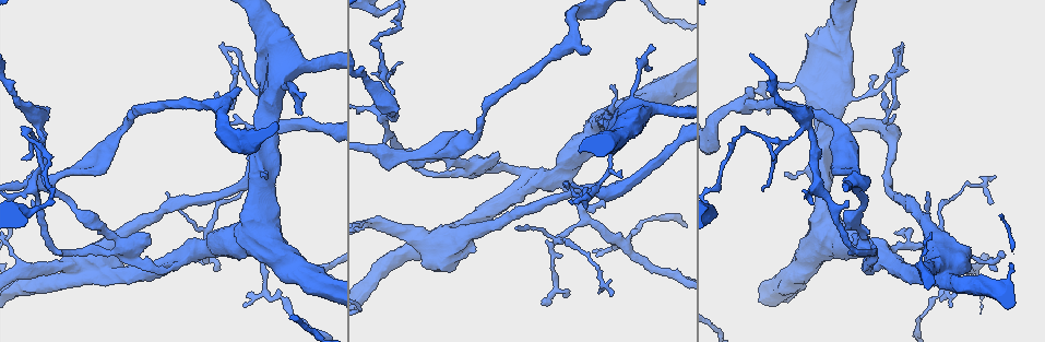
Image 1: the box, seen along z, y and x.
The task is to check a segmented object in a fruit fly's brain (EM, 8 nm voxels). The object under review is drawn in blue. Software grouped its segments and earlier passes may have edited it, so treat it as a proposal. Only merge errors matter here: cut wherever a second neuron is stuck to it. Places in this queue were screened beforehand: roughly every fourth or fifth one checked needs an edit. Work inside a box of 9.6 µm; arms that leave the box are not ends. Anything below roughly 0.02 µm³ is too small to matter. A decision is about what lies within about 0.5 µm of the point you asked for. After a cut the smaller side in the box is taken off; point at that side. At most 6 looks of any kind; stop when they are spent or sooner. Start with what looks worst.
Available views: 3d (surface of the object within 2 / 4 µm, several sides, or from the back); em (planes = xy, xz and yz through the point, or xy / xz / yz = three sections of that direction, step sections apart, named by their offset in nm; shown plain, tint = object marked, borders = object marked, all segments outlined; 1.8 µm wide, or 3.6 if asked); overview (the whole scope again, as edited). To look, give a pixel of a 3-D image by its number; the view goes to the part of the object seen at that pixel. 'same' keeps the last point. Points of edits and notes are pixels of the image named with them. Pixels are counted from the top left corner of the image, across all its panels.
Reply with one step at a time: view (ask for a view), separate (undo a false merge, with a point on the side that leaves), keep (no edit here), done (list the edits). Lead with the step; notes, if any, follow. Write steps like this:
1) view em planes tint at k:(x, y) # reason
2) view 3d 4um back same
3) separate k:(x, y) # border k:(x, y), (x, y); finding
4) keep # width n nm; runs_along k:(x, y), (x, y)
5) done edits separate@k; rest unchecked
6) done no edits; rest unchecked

view em planes tint at 1:(88, 264)

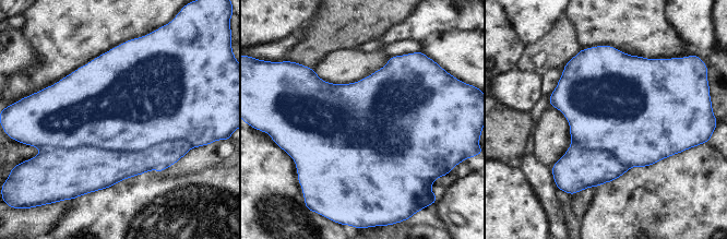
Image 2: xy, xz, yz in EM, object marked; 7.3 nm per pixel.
separate 2:(118, 118) # width 800 nm; two neurons meet here

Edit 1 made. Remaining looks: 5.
view overview

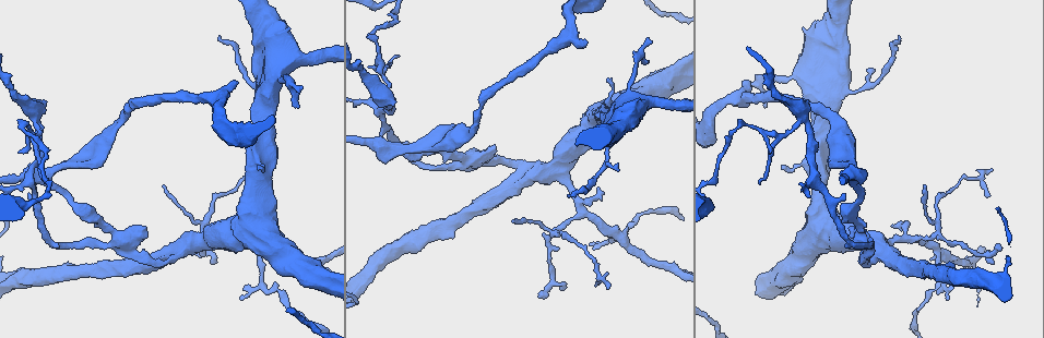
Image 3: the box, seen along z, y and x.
view 3d 4um back at 3:(474, 161) # three arms meet

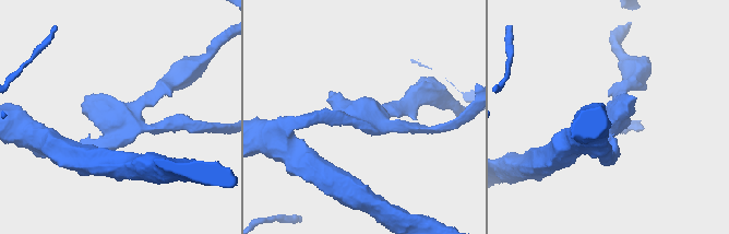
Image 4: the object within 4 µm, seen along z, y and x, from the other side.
view em 3.6um planes tint at 4:(364, 116) # shape alone is not enough

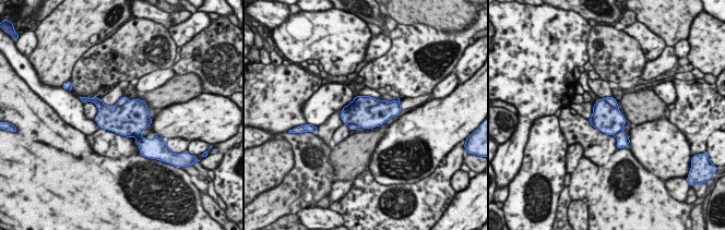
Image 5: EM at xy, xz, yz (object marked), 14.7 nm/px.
separate 5:(610, 121) # border 5:(603, 98), (618, 109); a second neuron is stuck on

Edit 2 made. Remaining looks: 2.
done edits separate@2, separate@5; rest unchecked

